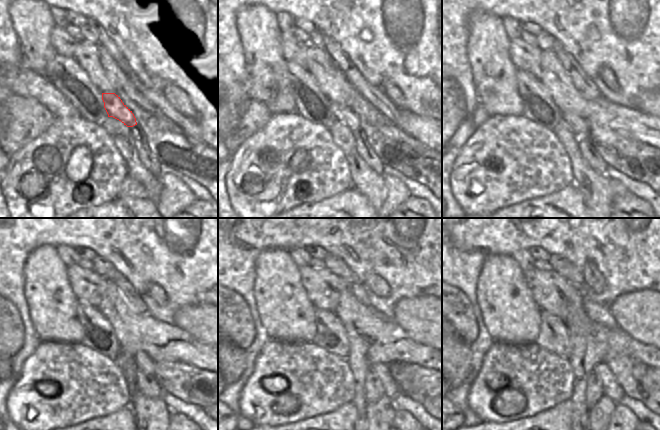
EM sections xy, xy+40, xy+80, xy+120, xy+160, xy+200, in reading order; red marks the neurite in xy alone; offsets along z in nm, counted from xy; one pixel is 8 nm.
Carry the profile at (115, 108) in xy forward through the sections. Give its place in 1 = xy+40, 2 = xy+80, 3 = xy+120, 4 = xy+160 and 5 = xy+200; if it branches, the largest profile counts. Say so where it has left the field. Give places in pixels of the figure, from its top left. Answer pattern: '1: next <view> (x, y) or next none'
1: next xy+40 (346, 115)
2: next xy+80 (579, 126)
3: next xy+120 (143, 362)
4: next xy+160 (391, 389)
5: next xy+200 (610, 386)

